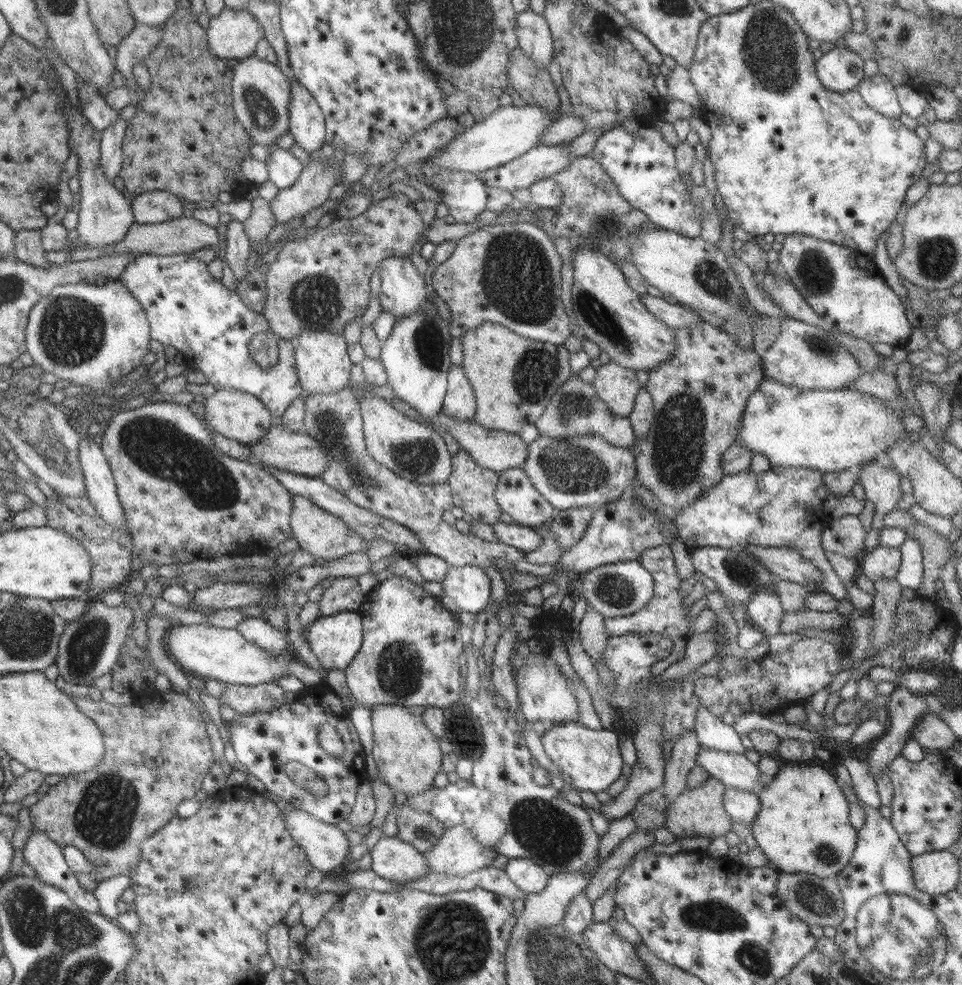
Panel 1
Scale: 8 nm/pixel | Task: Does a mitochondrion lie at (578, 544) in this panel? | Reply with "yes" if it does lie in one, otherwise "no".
no

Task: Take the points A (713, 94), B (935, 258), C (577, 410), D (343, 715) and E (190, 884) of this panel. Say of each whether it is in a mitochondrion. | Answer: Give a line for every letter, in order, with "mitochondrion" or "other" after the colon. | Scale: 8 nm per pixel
A: other
B: mitochondrion
C: mitochondrion
D: other
E: mitochondrion

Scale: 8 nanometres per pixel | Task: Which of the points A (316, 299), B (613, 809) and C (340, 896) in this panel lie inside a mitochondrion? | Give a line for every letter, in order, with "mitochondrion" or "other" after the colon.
A: mitochondrion
B: other
C: other

